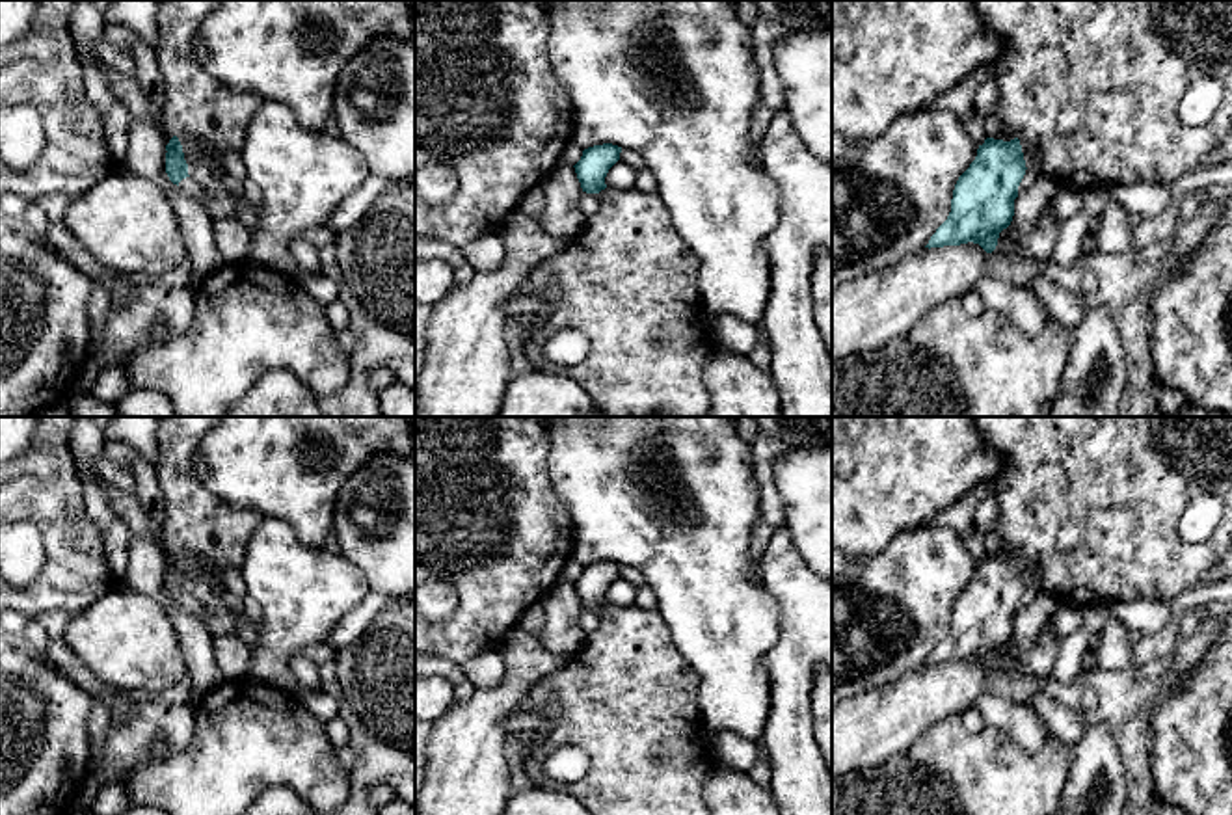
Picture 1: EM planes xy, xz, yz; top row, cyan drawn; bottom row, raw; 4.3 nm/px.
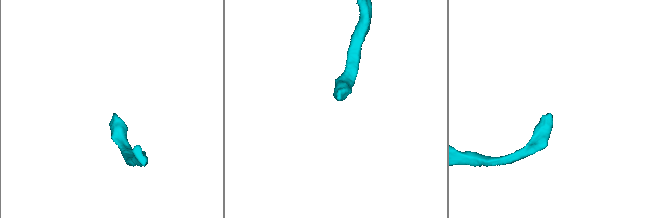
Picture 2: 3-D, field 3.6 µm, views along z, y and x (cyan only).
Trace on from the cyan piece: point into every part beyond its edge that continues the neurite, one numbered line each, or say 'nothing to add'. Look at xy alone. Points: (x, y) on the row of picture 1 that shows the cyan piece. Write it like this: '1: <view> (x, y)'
1: xy (209, 118)

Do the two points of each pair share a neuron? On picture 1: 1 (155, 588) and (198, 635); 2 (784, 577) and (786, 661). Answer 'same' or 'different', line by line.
1: same
2: same

